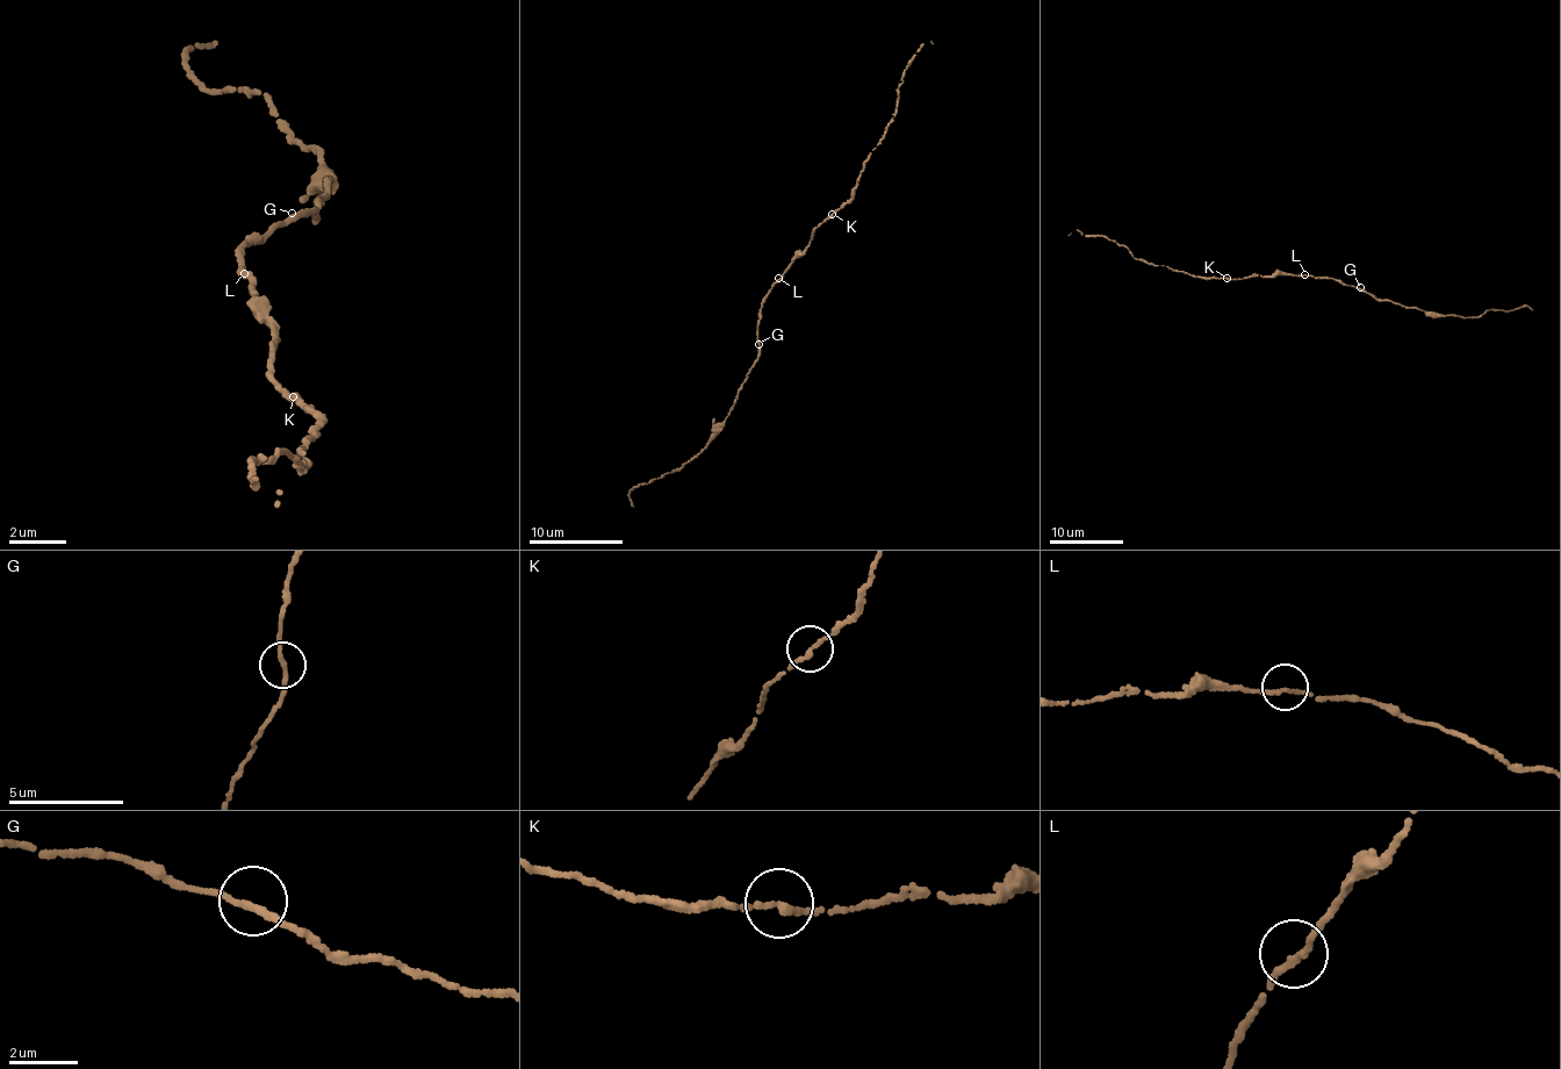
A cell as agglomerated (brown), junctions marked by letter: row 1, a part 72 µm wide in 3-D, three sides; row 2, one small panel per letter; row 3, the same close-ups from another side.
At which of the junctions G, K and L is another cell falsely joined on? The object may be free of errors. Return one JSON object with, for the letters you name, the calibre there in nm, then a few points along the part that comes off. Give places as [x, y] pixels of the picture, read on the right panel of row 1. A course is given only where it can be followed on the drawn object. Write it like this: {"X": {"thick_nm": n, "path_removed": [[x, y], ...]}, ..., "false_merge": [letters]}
{"false_merge": []}

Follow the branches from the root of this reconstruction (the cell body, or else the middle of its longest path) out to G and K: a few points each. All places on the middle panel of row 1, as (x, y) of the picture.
G: (779, 278), (761, 308), (759, 344)
K: (779, 278), (791, 260), (807, 248), (812, 230), (832, 214)

